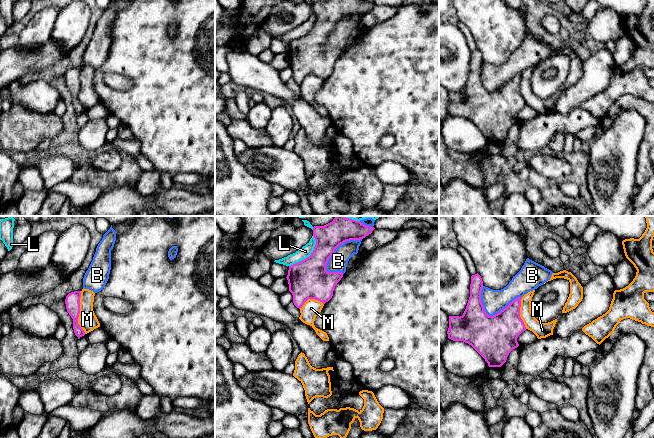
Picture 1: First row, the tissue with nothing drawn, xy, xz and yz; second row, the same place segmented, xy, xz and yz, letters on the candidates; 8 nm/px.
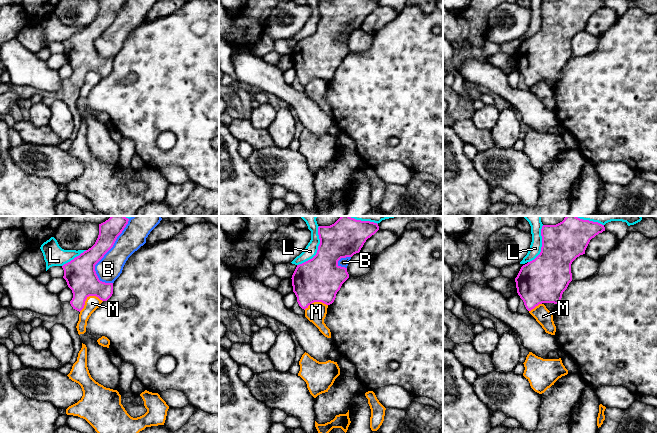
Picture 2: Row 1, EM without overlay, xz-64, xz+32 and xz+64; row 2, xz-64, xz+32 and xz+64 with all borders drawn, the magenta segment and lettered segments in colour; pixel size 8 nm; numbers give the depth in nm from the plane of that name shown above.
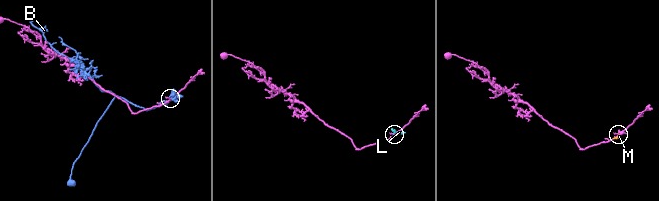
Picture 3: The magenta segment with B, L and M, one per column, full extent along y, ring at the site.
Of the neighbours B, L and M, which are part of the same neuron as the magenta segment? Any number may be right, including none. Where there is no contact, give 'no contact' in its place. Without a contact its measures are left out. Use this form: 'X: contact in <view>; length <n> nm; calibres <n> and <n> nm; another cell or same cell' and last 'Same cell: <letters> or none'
B: contact in xz; length 380 nm; calibres 200 and 150 nm; another cell
L: contact in xz; length 320 nm; calibres 320 and 90 nm; another cell
M: contact in xy; length 340 nm; calibres 120 and 150 nm; another cell
Same cell: none

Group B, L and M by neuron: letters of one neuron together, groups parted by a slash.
B / L / M

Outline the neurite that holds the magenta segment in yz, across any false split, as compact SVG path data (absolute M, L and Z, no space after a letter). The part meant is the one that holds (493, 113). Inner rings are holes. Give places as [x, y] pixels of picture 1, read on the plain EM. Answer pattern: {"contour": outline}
{"contour": "M477 49L471 52L470 73L462 92L449 92L448 114L453 117L463 117L471 121L488 139L489 143L501 143L509 129L519 122L518 112L526 106L520 93L522 73L513 76L499 89L489 92L481 78L483 57Z"}

